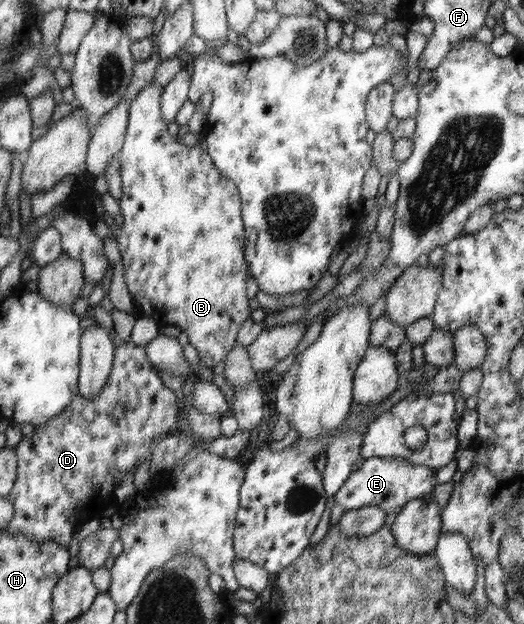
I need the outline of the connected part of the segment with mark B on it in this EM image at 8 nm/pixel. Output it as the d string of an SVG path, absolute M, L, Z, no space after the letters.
M152 80L140 94L130 100L129 116L127 118L127 131L122 150L119 154L122 176L122 197L118 200L124 222L120 227L114 227L117 244L121 252L125 282L134 301L137 315L154 319L160 328L172 326L178 327L186 332L189 343L196 348L198 357L204 367L216 367L230 354L232 347L238 343L240 327L250 319L250 306L246 296L246 280L248 280L248 263L244 260L244 221L242 221L242 203L240 202L239 185L229 180L216 169L215 161L210 153L201 145L188 147L182 144L178 137L170 135L167 121L163 119L162 113L163 89L156 80Z

